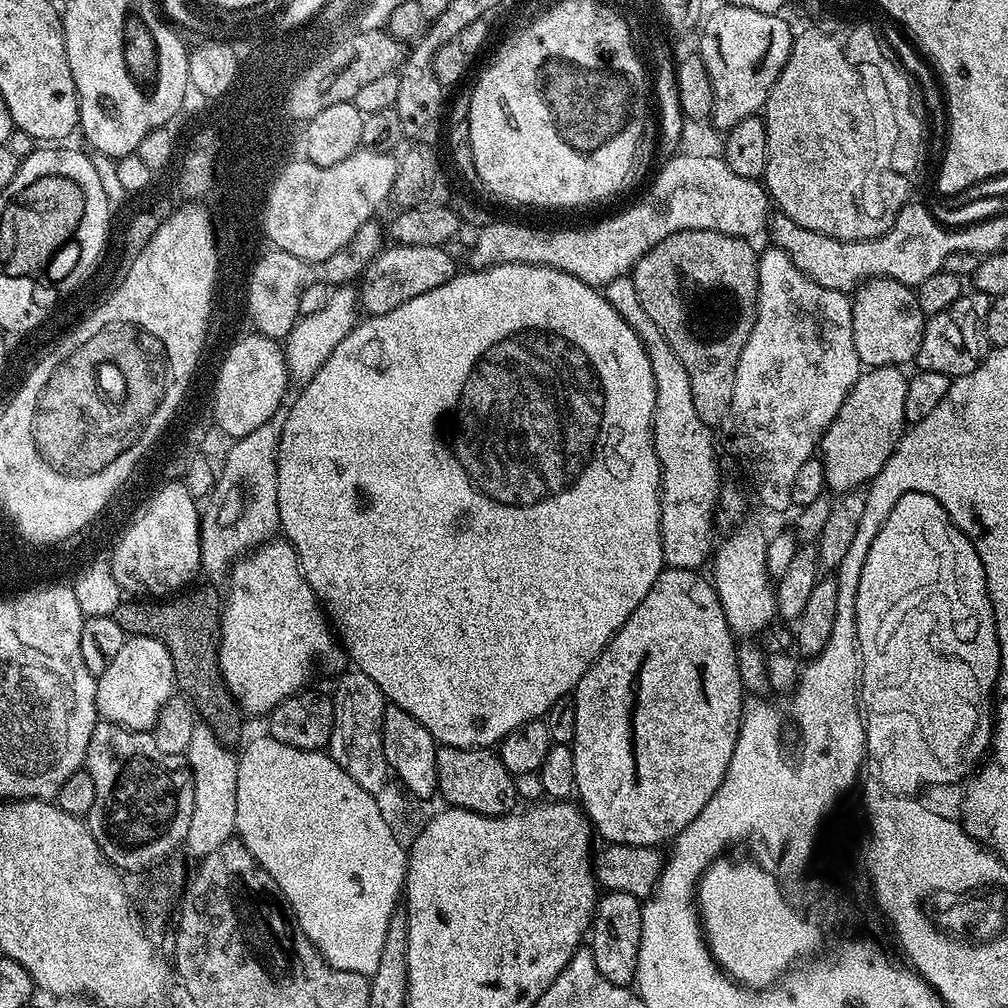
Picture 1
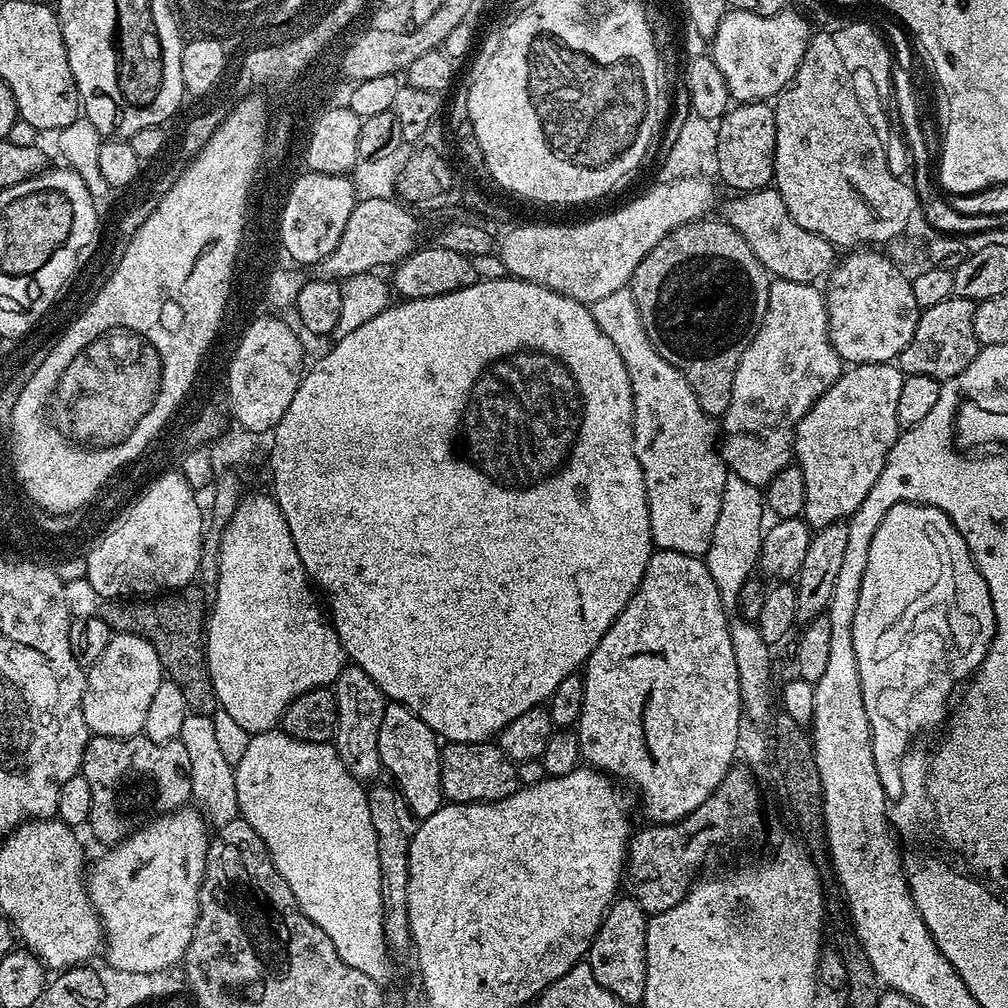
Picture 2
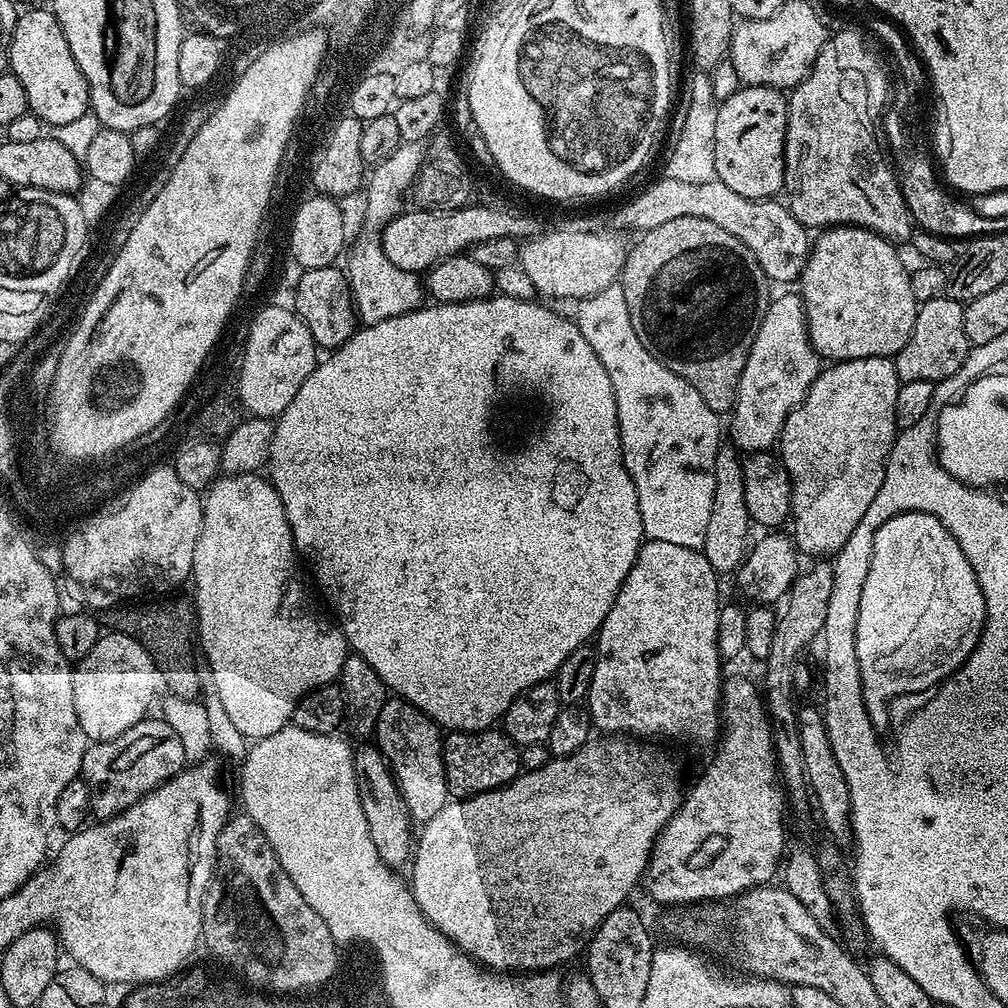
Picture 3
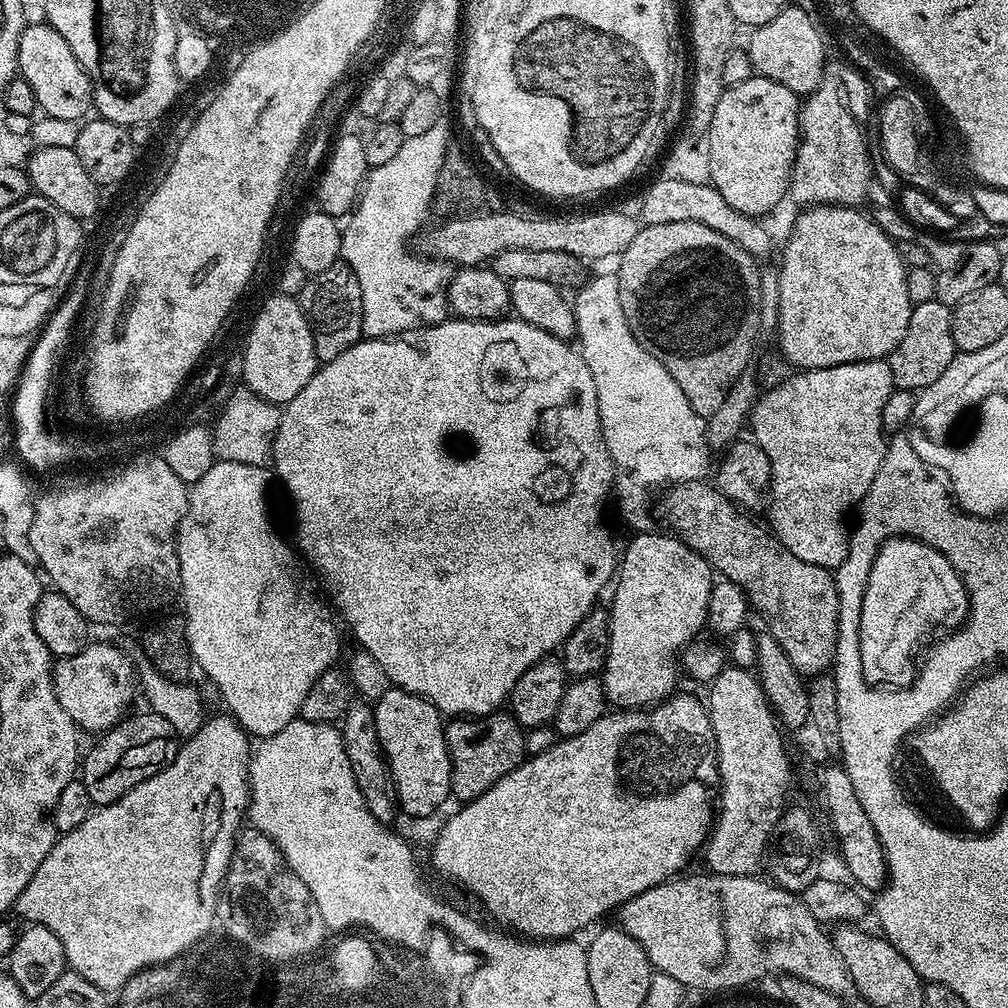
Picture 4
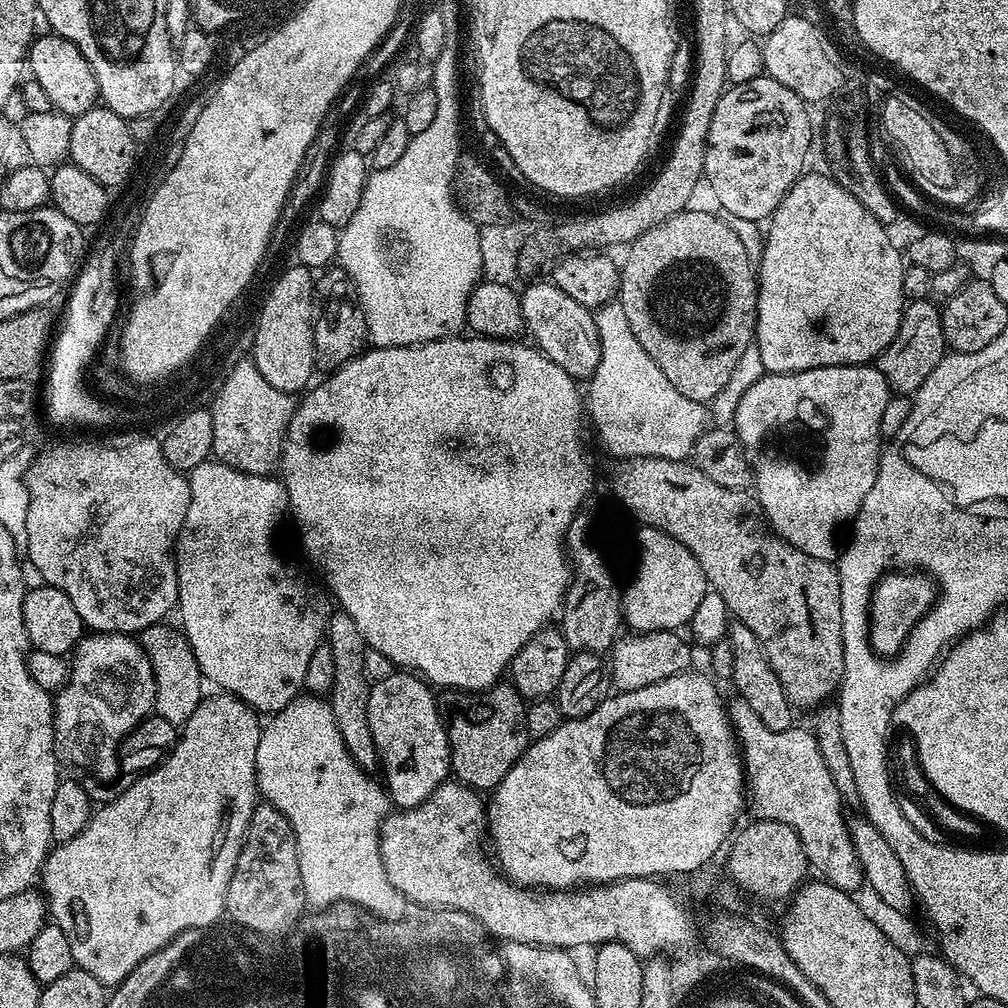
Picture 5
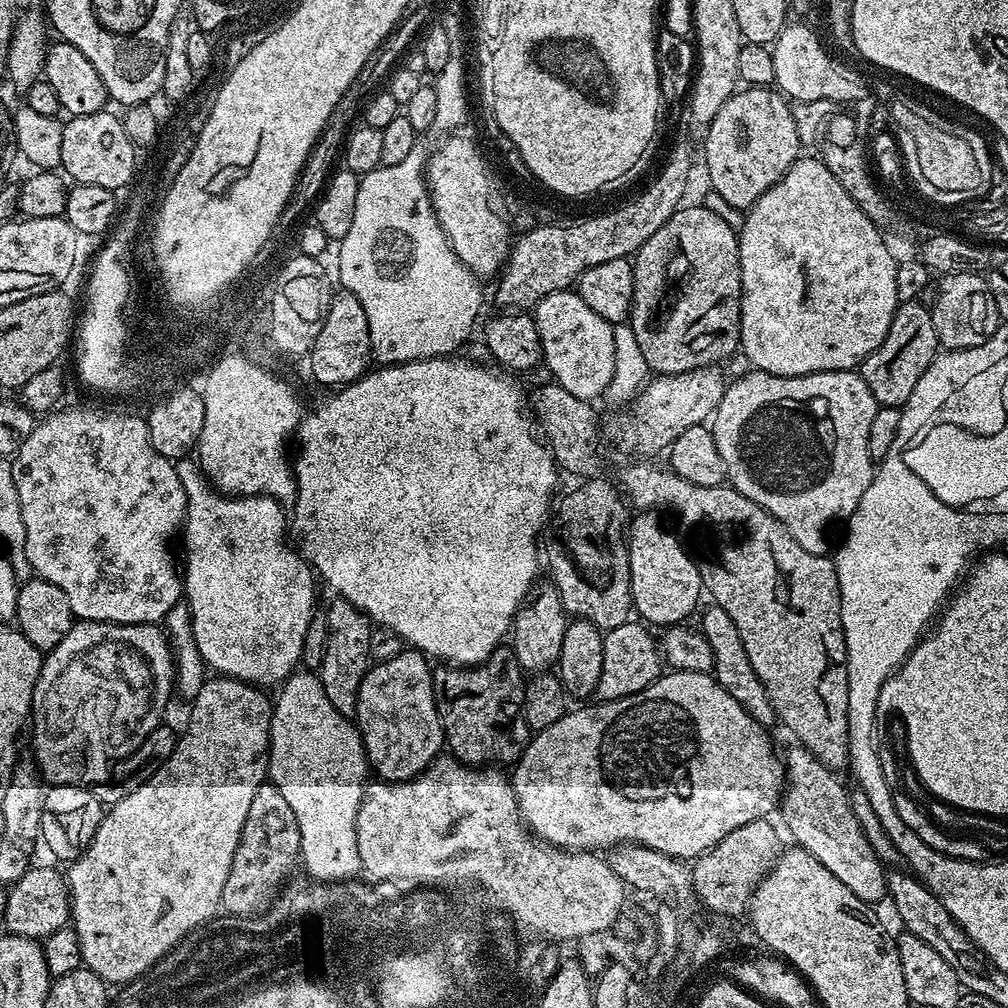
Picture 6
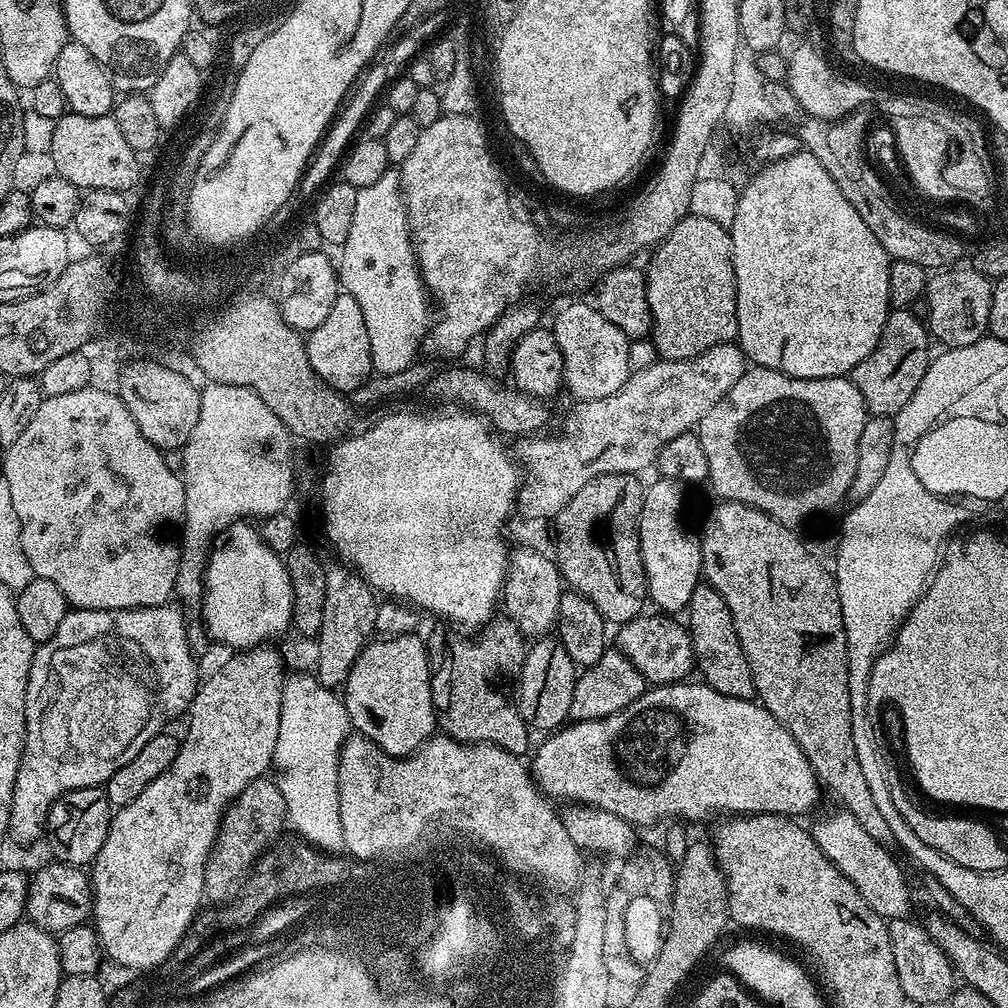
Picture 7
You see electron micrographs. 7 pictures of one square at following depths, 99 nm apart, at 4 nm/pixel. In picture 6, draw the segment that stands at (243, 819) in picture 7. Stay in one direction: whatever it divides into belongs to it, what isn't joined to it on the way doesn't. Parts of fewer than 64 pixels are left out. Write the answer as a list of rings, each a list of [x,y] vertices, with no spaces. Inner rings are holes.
[[[270,782],[262,783],[258,786],[258,794],[254,794],[254,802],[250,802],[240,845],[234,854],[234,862],[230,862],[230,874],[226,874],[224,900],[233,911],[249,912],[259,908],[260,904],[276,897],[293,875],[292,867],[295,864],[297,867],[299,860],[300,830],[294,810],[290,810],[290,802],[282,798],[282,790]]]

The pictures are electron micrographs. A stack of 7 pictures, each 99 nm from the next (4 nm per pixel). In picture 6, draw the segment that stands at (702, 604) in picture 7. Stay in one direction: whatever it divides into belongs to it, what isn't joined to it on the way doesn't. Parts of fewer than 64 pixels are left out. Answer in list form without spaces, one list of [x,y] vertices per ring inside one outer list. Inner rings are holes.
[[[709,603],[707,607],[708,609],[704,613],[702,613],[703,611],[699,613],[701,616],[698,628],[706,638],[706,642],[709,643],[710,650],[713,651],[711,675],[715,676],[716,681],[722,686],[722,690],[726,690],[726,694],[730,694],[730,698],[734,698],[734,702],[738,702],[738,706],[742,706],[742,710],[746,710],[746,714],[750,714],[750,718],[754,718],[765,726],[775,725],[777,723],[776,711],[774,706],[770,706],[770,698],[766,694],[762,682],[758,682],[758,674],[754,674],[754,666],[750,666],[750,658],[746,658],[746,646],[742,646],[738,626],[734,626],[734,622],[730,622],[730,614],[726,614],[726,610],[722,610],[722,606]]]

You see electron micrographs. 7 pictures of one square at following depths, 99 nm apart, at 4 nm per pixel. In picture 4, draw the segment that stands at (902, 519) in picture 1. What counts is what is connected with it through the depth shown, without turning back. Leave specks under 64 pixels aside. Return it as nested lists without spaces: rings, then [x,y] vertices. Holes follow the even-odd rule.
[[[896,536],[885,540],[872,563],[868,585],[864,591],[864,601],[860,611],[860,665],[867,684],[893,684],[906,686],[918,675],[916,651],[931,628],[945,624],[952,630],[964,623],[968,616],[968,591],[964,589],[962,578],[950,566],[950,562],[934,546],[923,544],[906,536]]]

